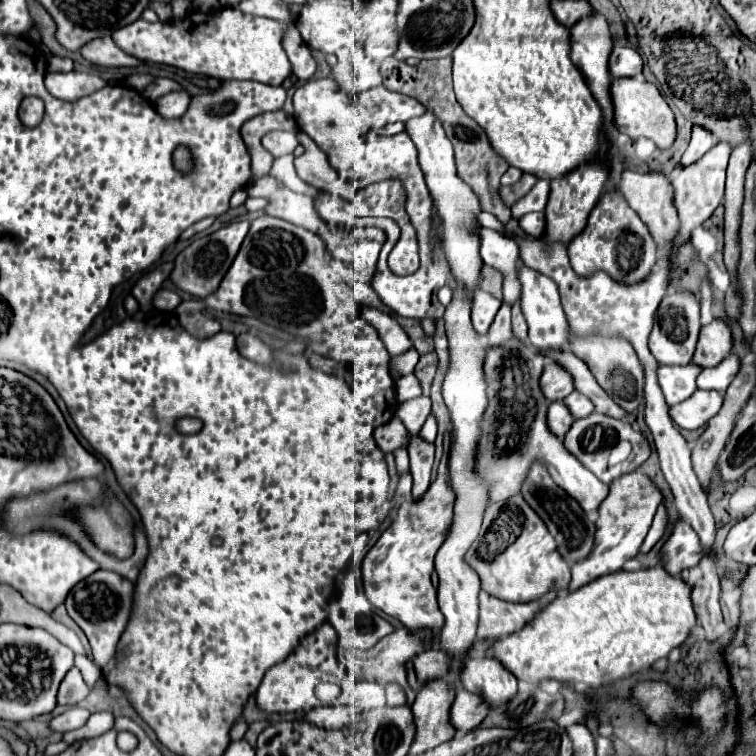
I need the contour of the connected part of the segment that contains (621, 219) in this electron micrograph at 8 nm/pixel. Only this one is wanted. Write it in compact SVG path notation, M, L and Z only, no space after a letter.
M618 191L604 193L598 205L592 209L586 229L574 237L568 245L568 257L572 261L572 269L582 277L590 277L596 271L608 273L612 279L622 281L626 285L634 285L648 277L656 263L656 243L648 233L644 221L624 203L624 197Z

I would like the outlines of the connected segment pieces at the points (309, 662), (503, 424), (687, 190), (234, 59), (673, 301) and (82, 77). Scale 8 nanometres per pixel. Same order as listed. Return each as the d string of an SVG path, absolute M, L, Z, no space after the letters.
M328 621L324 625L318 625L312 633L308 633L308 637L304 637L304 641L284 661L280 661L278 665L266 671L264 681L256 691L256 703L270 713L310 711L322 705L322 701L314 693L314 687L318 683L330 681L344 687L344 681L350 679L336 661L336 645L338 645L338 637L332 625Z
M510 339L508 343L488 351L484 371L488 381L490 405L482 421L476 469L486 479L494 481L492 501L500 501L520 493L520 485L532 461L544 461L556 485L560 485L570 497L574 497L586 513L596 511L608 495L608 485L604 485L594 473L584 469L584 465L580 465L580 461L576 461L576 457L572 457L568 449L564 449L564 443L550 433L546 425L548 401L544 401L538 385L544 361L546 359L538 351L530 349L518 339Z
M718 143L714 145L700 161L696 161L690 167L678 165L676 171L672 173L672 185L674 185L674 205L680 215L680 233L676 237L676 245L682 245L690 239L690 233L694 227L702 225L714 209L722 203L724 197L724 175L726 175L726 165L730 157L730 145L728 143Z
M224 7L212 15L190 13L176 23L148 23L138 19L112 33L120 49L140 61L164 63L189 73L206 73L218 79L250 79L266 85L282 85L292 73L292 65L282 47L284 27L276 19L254 17Z
M676 291L664 297L656 311L656 325L650 333L648 347L660 365L688 365L700 331L700 303L692 293Z
M70 71L70 73L48 73L44 77L46 89L50 95L62 101L76 101L80 97L86 97L106 85L104 79L100 79L94 73L84 71Z

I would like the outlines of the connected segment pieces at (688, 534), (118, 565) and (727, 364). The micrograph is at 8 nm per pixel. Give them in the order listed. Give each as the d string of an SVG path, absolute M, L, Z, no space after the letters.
M678 521L670 539L662 549L662 559L666 561L666 571L678 575L684 567L694 567L704 555L714 557L714 549L702 547L696 531L686 523Z
M138 529L138 533L136 533L136 551L134 551L134 555L130 559L118 561L118 559L112 559L112 557L102 553L100 557L96 555L94 561L100 565L100 569L110 569L114 573L120 573L122 577L126 577L128 581L134 583L140 569L142 569L142 565L144 565L144 561L146 561L146 553L148 553L148 543L146 543L144 531Z
M728 355L724 361L720 361L720 365L710 367L710 369L702 369L702 373L698 375L698 387L706 389L706 391L720 391L724 393L730 385L730 381L734 379L734 375L740 369L740 359L736 355Z

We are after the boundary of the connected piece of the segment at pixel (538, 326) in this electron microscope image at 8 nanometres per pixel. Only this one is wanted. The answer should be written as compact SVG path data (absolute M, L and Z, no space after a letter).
M524 263L520 265L520 285L522 285L520 307L522 307L522 313L526 317L528 329L530 329L528 331L530 343L534 347L538 347L540 351L566 347L570 329L568 329L568 321L566 321L566 315L564 315L564 309L560 303L558 285L550 277L544 277L542 273L536 273L534 269L528 269L528 265L524 265Z

